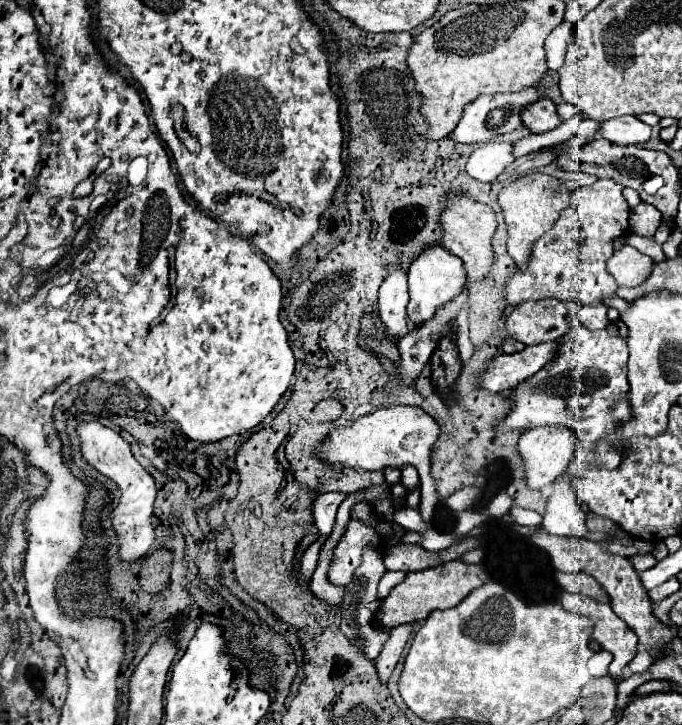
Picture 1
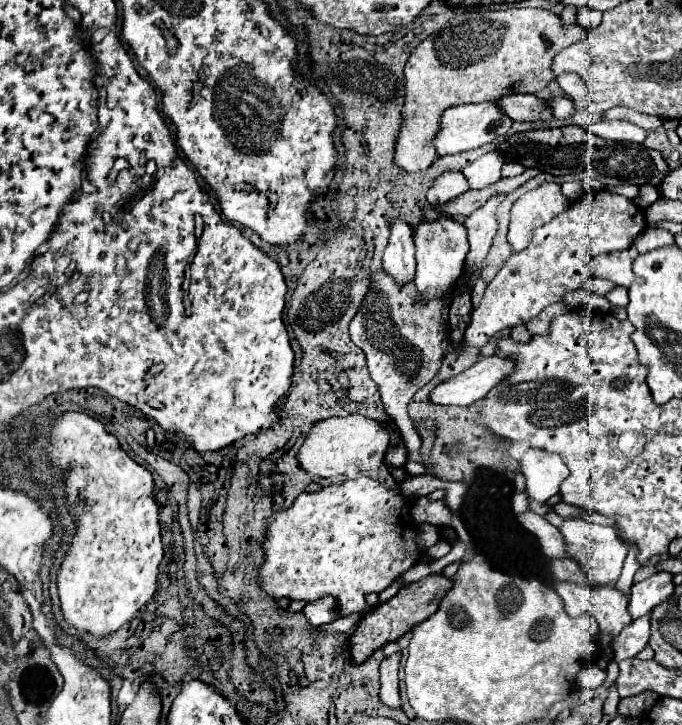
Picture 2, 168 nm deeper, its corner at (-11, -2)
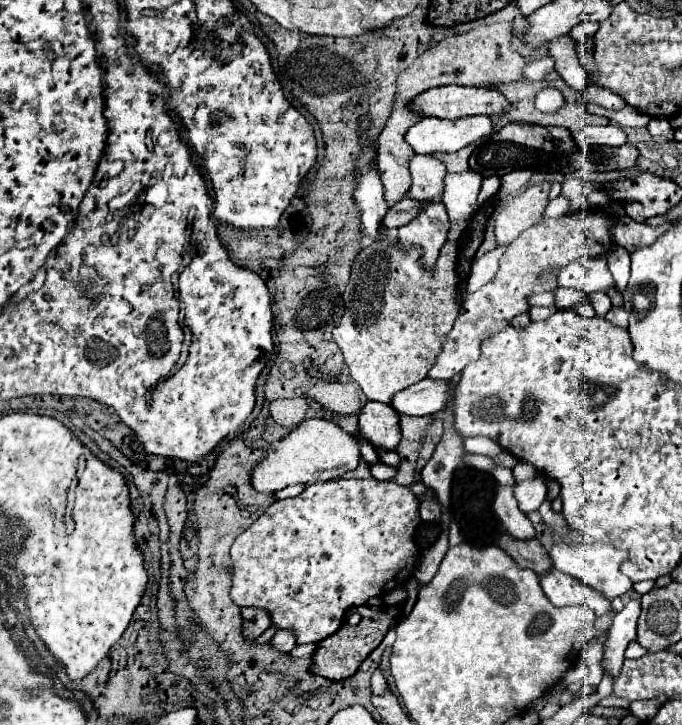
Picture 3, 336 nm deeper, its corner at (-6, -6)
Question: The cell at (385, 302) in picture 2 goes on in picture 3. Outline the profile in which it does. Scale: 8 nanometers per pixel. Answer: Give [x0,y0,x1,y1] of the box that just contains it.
[333,242,465,404]

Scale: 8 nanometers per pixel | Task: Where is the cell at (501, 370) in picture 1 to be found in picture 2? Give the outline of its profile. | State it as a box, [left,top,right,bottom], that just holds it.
[428,358,512,406]

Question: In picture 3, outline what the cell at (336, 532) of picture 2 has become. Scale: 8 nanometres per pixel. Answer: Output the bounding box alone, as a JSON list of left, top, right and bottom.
[231,478,421,644]

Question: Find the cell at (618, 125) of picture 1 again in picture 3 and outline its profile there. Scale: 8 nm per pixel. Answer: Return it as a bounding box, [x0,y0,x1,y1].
[575,124,627,148]

